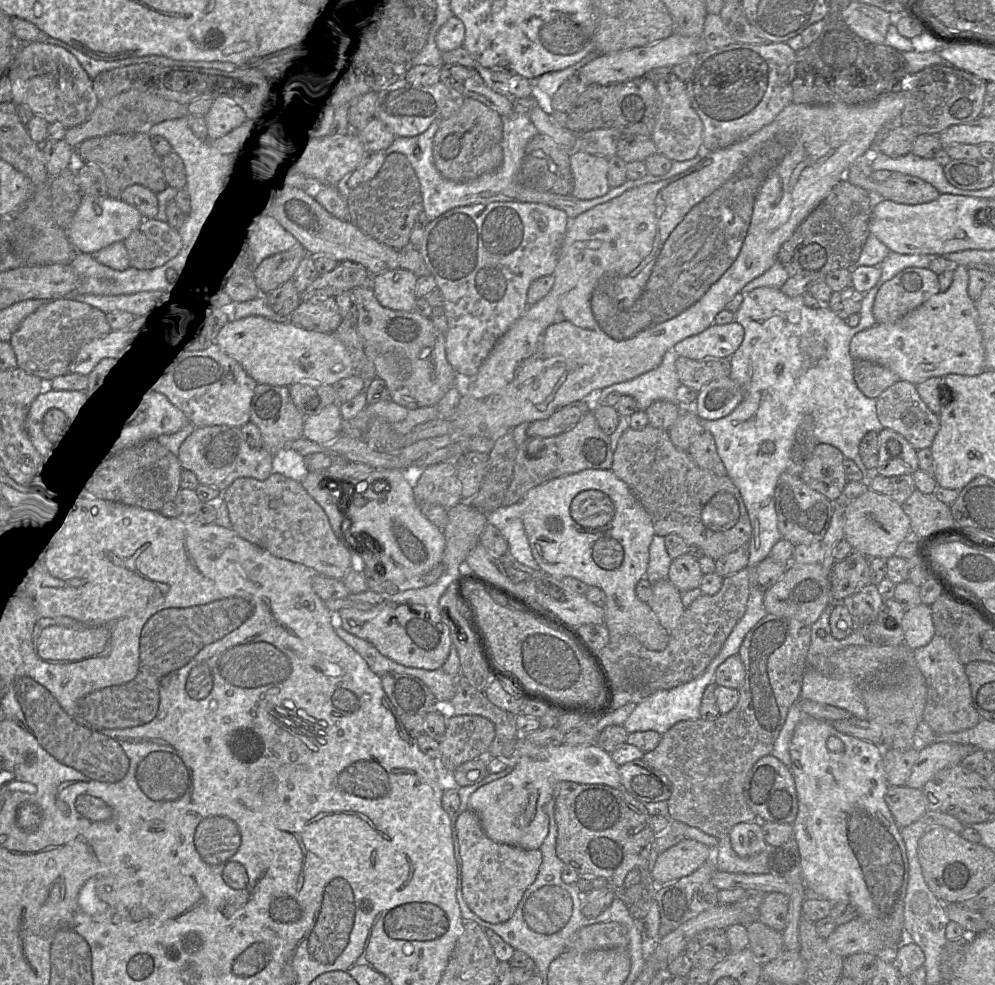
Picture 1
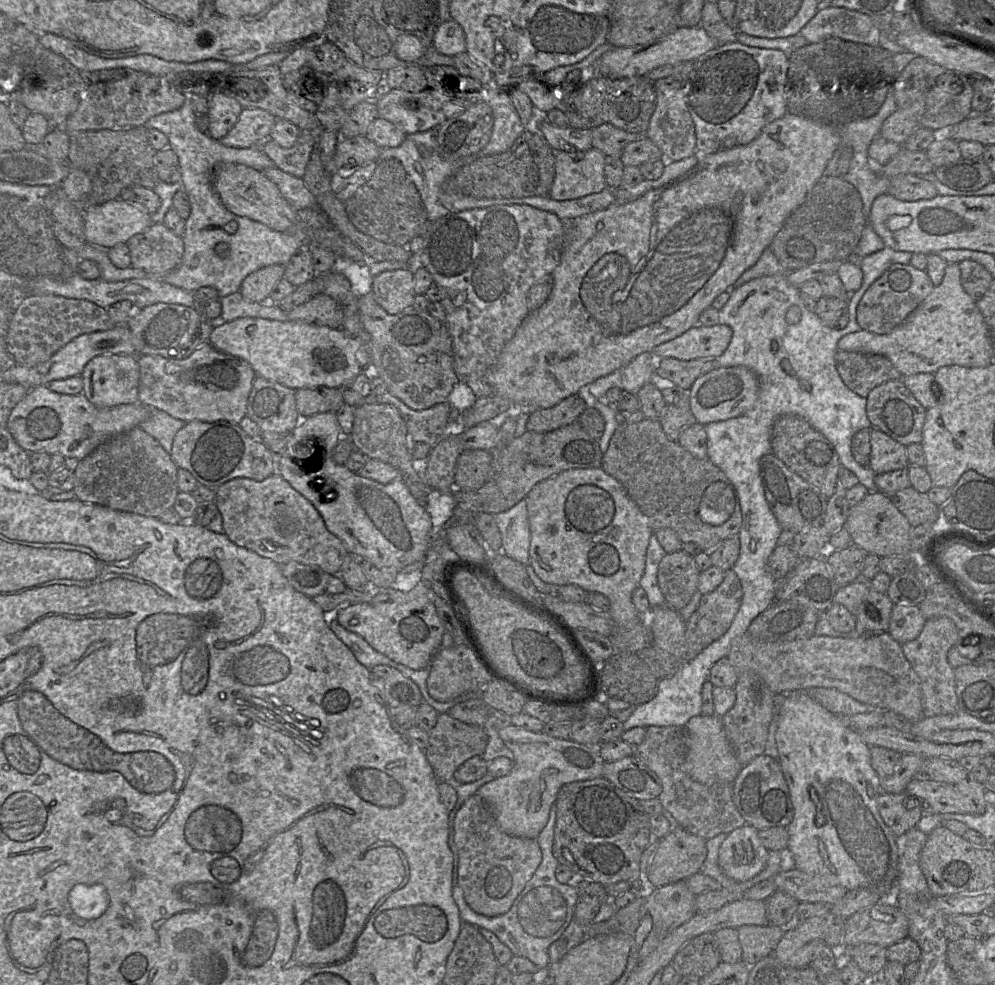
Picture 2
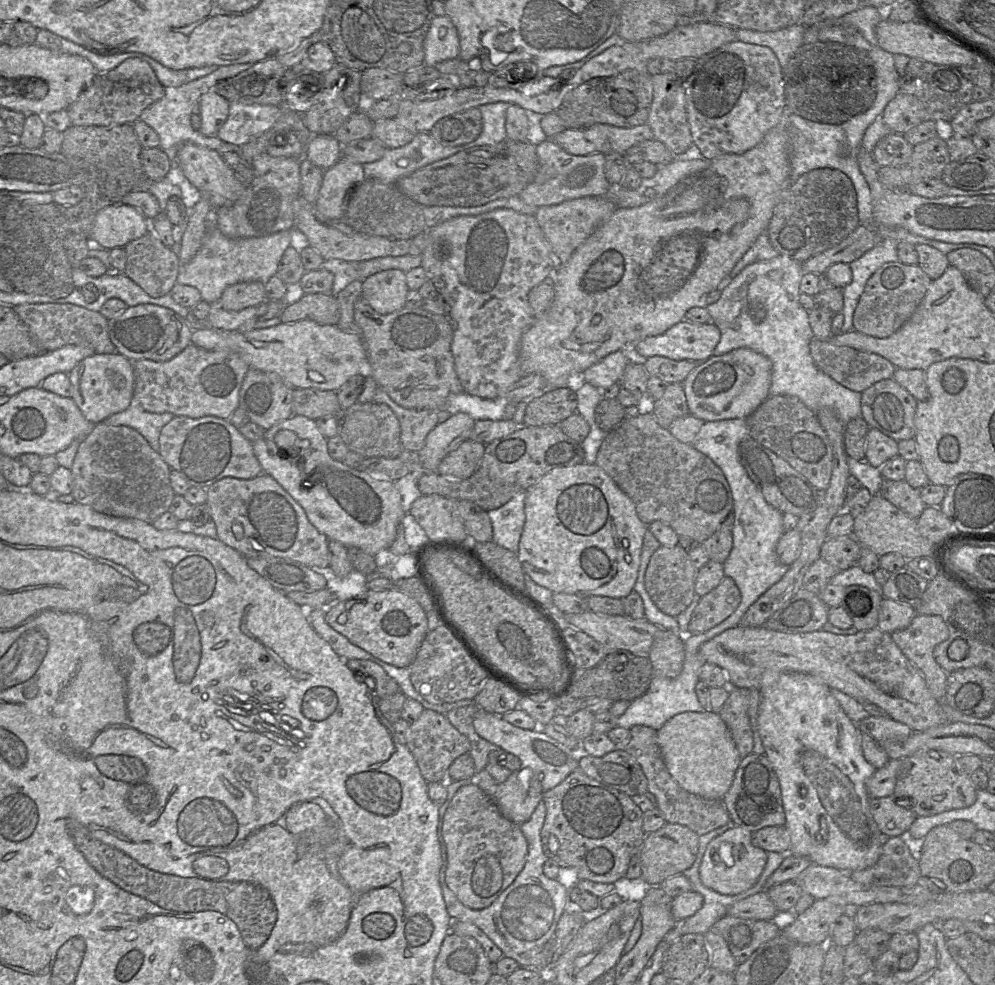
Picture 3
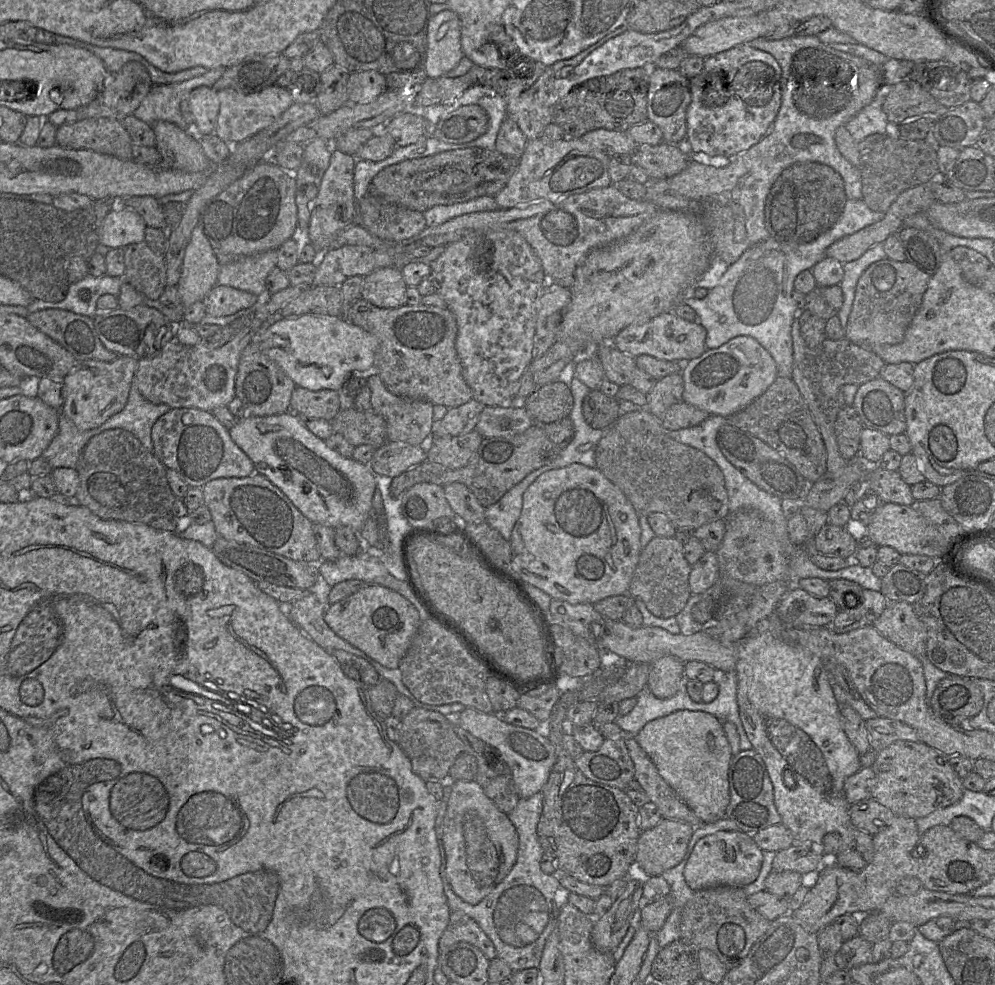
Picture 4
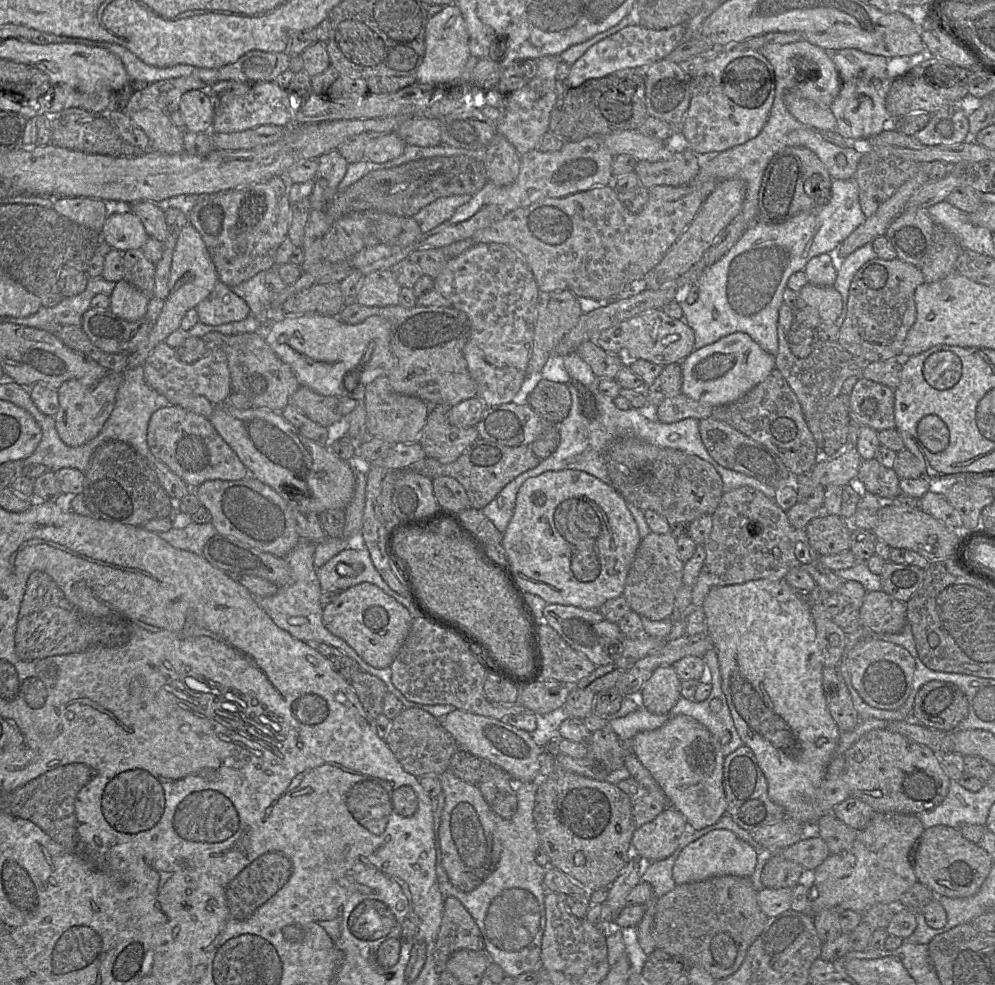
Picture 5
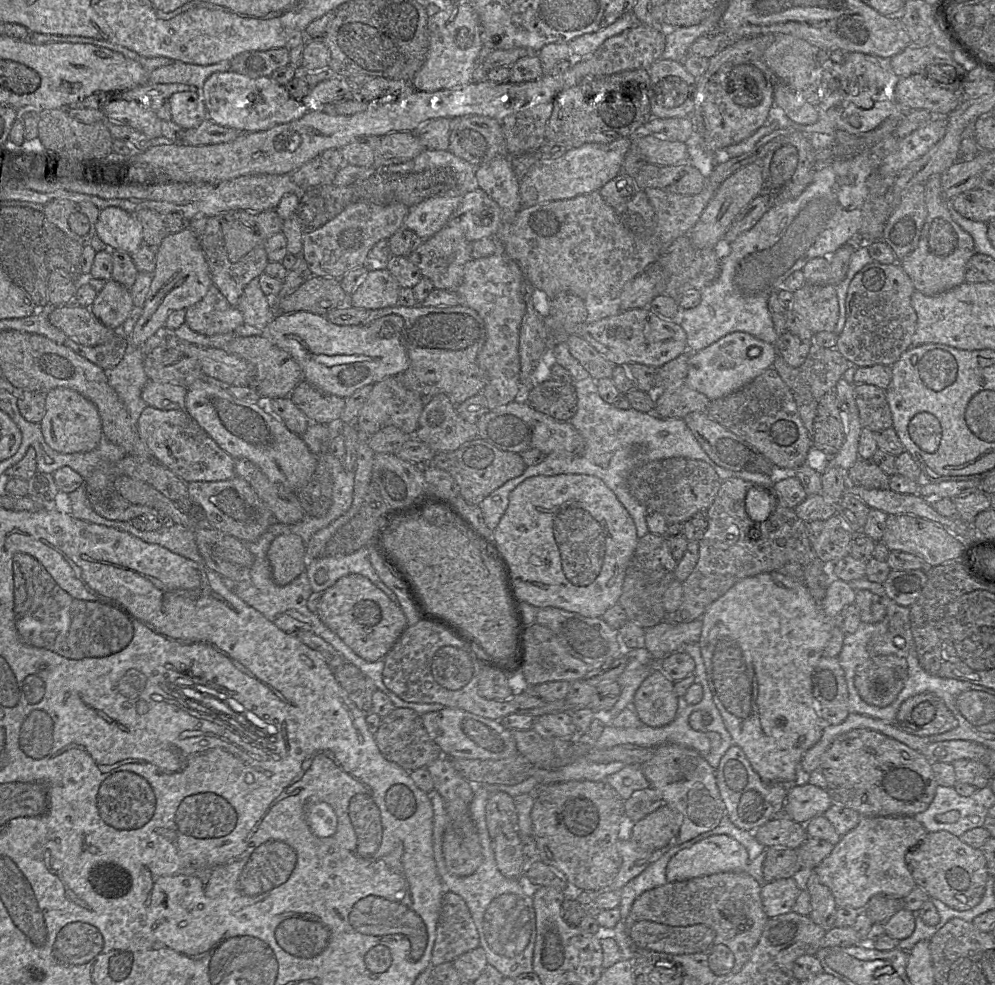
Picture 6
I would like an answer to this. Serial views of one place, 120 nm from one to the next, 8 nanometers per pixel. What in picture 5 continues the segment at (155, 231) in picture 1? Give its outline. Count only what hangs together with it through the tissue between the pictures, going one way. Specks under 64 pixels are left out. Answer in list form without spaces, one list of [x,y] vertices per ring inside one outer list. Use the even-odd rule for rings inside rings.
[[[142,249],[123,252],[124,280],[139,289],[148,299],[155,287],[155,264],[148,260]]]

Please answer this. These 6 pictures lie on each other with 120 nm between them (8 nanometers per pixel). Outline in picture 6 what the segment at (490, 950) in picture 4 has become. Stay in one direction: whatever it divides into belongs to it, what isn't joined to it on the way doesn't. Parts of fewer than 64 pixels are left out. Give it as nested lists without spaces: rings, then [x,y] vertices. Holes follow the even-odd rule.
[[[445,891],[436,927],[431,966],[451,962],[460,955],[479,947],[477,928],[464,900]]]

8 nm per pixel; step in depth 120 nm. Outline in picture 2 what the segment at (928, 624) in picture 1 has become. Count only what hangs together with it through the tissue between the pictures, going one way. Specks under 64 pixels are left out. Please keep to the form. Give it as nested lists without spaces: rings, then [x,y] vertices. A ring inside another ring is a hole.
[[[894,604],[887,632],[902,644],[917,638],[925,621],[918,605]]]

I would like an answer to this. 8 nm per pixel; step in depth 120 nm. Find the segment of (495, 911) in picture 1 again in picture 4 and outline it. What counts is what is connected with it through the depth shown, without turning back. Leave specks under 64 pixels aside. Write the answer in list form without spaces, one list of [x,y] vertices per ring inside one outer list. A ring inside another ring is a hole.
[[[476,781],[451,782],[452,791],[442,825],[446,876],[455,894],[475,905],[510,872],[516,862],[519,839],[507,814],[496,807]]]

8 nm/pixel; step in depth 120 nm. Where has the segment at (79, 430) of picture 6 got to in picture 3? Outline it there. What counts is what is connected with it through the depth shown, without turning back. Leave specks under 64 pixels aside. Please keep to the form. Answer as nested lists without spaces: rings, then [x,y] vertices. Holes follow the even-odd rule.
[[[94,354],[79,362],[69,373],[72,399],[84,415],[94,424],[126,410],[134,396],[135,375],[133,362],[122,354]]]

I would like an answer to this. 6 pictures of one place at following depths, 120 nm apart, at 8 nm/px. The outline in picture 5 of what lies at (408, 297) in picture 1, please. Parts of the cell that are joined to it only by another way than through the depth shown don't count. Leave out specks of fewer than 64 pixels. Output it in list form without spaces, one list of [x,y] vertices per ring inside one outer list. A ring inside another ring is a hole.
[[[391,269],[373,271],[365,275],[356,302],[368,307],[396,306],[401,288]]]

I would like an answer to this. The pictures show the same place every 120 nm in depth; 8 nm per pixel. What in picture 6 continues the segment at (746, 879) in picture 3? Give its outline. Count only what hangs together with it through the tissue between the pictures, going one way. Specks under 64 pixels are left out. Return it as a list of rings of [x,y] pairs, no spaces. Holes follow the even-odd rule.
[[[724,834],[712,835],[675,854],[667,864],[666,879],[675,882],[722,872],[745,872],[749,862],[747,850],[738,841]]]

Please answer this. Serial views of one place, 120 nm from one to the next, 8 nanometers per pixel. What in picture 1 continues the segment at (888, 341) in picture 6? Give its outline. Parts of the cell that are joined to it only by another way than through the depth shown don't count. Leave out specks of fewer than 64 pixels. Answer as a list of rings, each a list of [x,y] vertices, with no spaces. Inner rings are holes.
[[[908,267],[882,284],[872,312],[876,324],[893,323],[940,292],[938,275],[929,268]]]

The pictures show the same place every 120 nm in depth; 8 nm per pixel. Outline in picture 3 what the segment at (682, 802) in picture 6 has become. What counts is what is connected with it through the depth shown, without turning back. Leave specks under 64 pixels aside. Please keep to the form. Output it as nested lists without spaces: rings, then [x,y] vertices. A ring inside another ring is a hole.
[[[705,710],[677,714],[657,730],[657,743],[669,773],[680,787],[706,799],[724,798],[742,758],[718,713]]]

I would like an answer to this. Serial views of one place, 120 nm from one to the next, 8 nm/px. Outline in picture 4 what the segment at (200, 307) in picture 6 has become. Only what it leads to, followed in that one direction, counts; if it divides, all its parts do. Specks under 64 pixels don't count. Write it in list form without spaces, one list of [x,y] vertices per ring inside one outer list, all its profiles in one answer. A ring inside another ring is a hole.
[[[215,285],[204,297],[206,315],[224,317],[252,307],[258,296],[230,286]]]

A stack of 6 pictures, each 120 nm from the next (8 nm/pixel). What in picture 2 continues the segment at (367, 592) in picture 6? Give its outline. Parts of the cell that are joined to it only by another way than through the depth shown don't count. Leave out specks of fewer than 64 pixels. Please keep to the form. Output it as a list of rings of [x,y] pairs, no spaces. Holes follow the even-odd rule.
[[[444,531],[436,533],[434,539],[432,538],[430,540],[424,557],[421,580],[412,590],[402,592],[391,588],[375,589],[381,592],[375,592],[375,595],[368,602],[337,607],[340,608],[340,610],[336,621],[346,630],[360,635],[372,648],[397,663],[414,670],[429,667],[432,658],[439,648],[441,648],[443,634],[445,633],[444,626],[432,602],[431,586],[434,581],[439,581],[444,585],[446,572],[457,561],[456,557],[458,556],[446,542]]]

